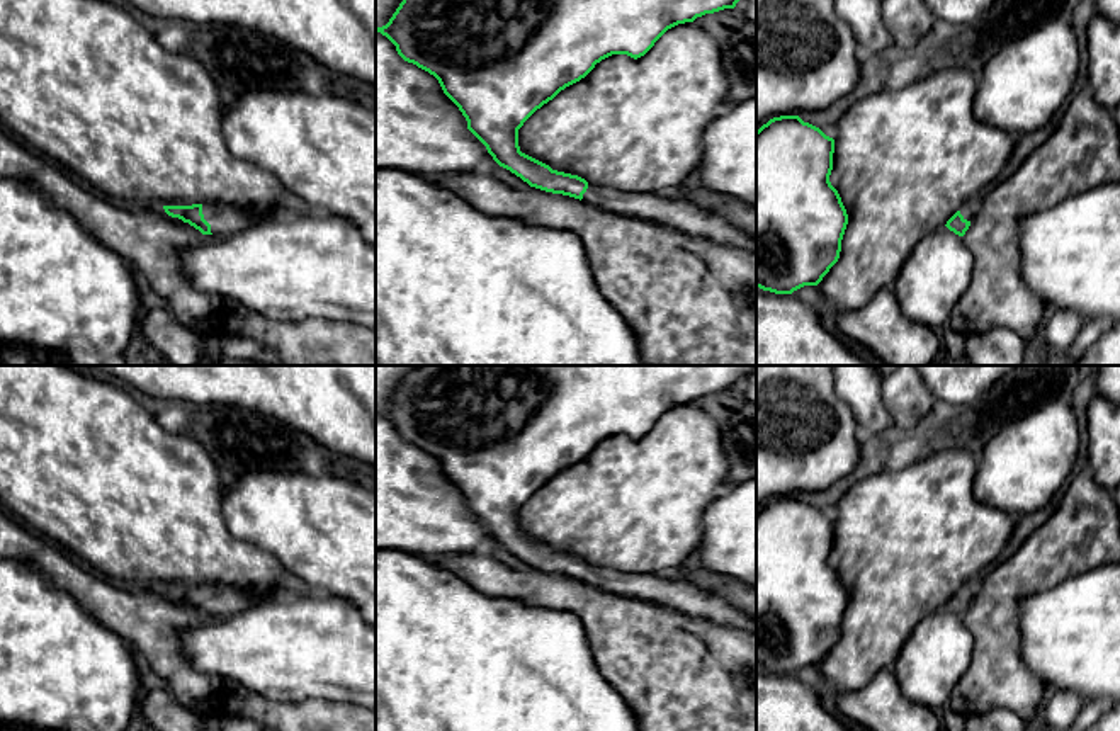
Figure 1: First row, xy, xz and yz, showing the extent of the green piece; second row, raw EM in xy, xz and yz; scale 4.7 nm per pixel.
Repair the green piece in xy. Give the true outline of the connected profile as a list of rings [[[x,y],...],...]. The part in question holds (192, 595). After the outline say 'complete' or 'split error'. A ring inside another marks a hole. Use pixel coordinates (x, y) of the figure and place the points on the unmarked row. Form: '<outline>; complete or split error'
[[[163,586],[165,593],[189,604],[202,615],[228,617],[280,597],[280,590],[238,590],[231,586]]]; split error

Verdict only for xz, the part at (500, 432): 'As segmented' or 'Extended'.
Extended

